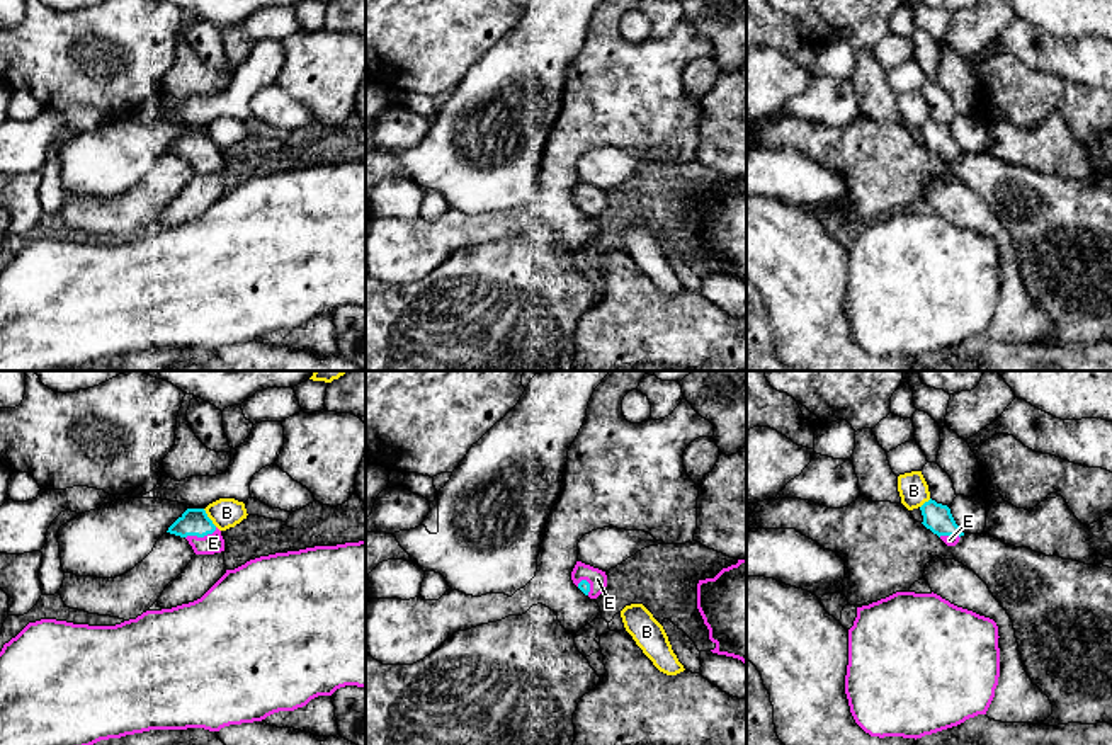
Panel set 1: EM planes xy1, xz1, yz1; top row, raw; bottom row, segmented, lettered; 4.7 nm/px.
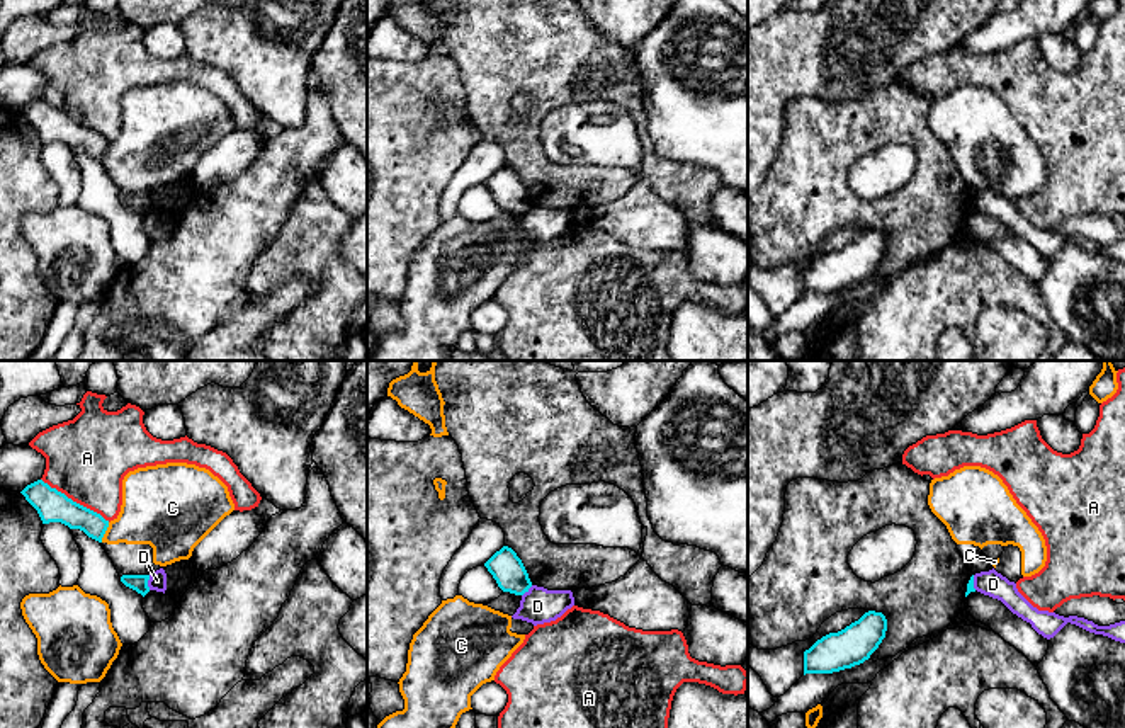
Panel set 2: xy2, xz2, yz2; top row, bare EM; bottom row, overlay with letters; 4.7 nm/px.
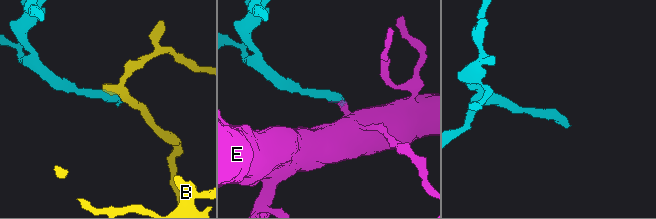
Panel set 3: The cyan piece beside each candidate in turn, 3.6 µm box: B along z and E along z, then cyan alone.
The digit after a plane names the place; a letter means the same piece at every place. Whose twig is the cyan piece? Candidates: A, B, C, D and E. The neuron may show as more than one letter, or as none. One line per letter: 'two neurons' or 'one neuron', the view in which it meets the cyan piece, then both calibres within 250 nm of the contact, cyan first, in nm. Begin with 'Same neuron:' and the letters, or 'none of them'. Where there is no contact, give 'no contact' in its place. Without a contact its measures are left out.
Same neuron: E
A: two neurons | xy2 | 150/400 nm
B: two neurons | xy1 | 130/140 nm
C: two neurons | xy2 | 140/300 nm
D: two neurons | xy2 | 80/80 nm
E: one neuron | xy1 | 130/100 nm

